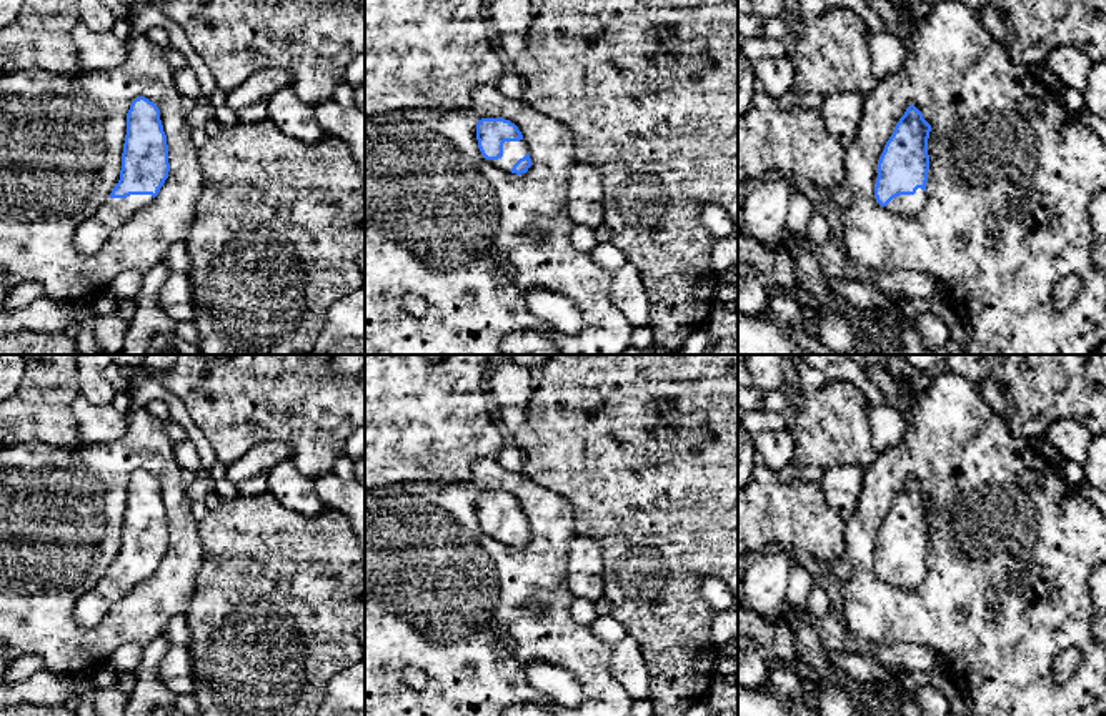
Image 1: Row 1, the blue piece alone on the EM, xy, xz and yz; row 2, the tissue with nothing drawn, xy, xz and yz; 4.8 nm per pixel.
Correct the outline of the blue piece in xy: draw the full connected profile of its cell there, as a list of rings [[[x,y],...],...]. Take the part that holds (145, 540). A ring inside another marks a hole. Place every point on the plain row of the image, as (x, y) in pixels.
[[[138,470],[127,486],[120,553],[105,576],[77,599],[77,624],[97,626],[118,599],[158,568],[168,544],[168,518],[160,483],[148,471]]]

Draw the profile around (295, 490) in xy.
[[[290,460],[268,470],[267,490],[291,511],[315,518],[326,510],[316,493],[315,480],[301,473]]]

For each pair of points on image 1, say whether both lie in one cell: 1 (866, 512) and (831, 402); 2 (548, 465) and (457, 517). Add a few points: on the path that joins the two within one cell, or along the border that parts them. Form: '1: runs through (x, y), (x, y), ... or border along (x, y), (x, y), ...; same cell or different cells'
1: border along (881, 452), (865, 470); different cells
2: border along (522, 472), (562, 497); different cells

